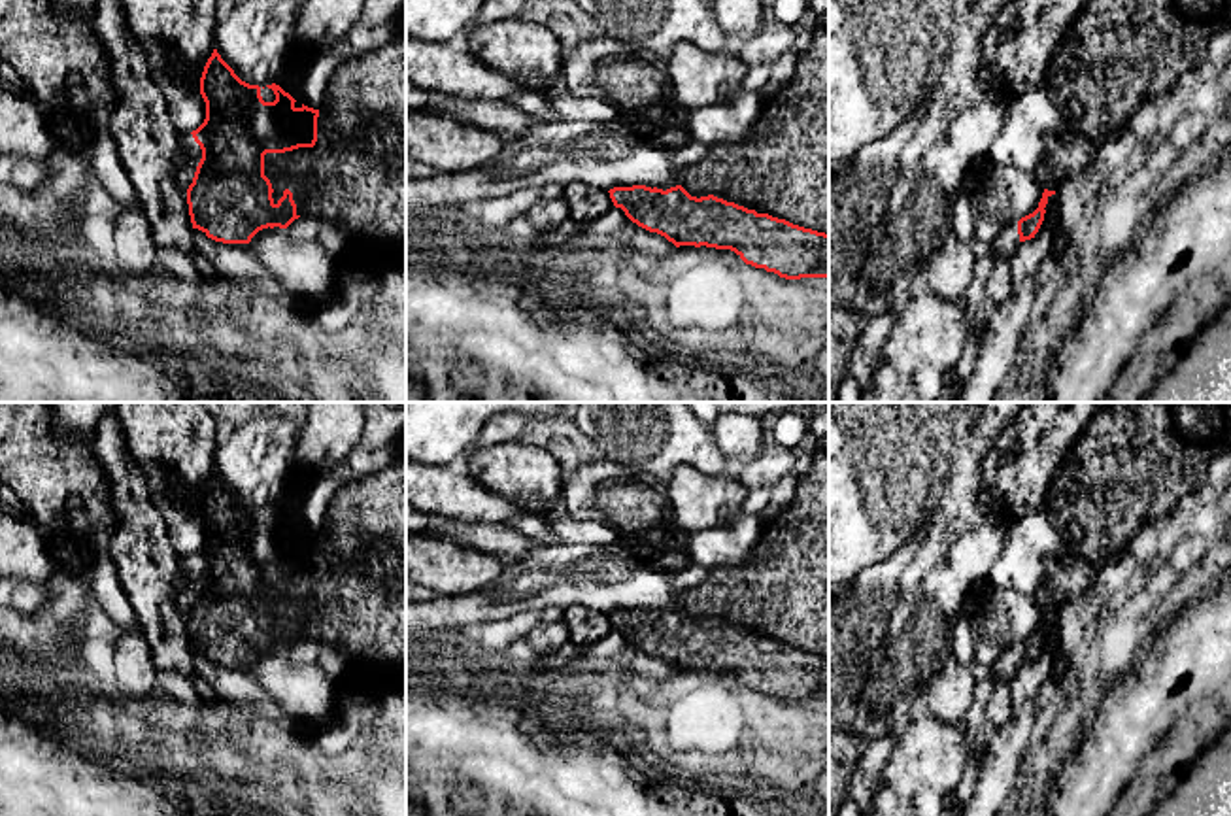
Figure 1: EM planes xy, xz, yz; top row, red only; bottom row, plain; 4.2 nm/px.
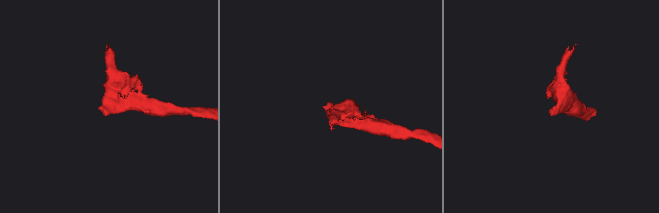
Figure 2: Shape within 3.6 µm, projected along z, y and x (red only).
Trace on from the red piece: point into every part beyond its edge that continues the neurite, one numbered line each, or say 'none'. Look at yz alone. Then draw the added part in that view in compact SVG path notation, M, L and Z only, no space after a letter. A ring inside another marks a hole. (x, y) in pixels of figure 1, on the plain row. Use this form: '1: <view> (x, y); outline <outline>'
1: yz (1007, 663); outline M1008 644L995 663L989 667L989 678L995 678L999 682L1010 682L1016 671L1021 667L1018 657L1018 644Z

